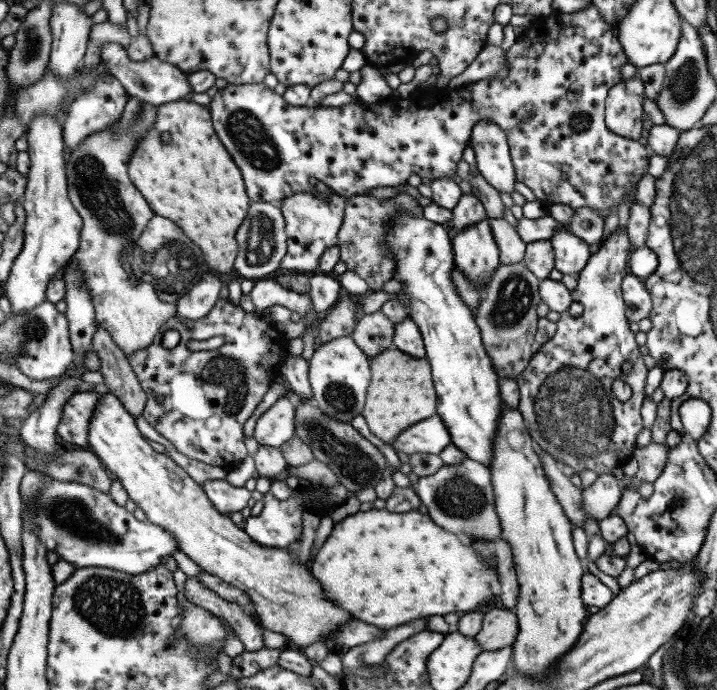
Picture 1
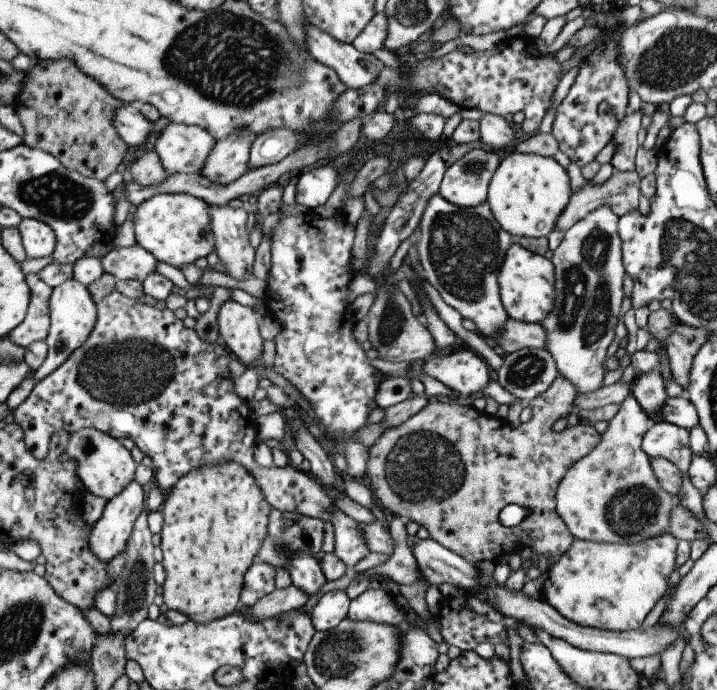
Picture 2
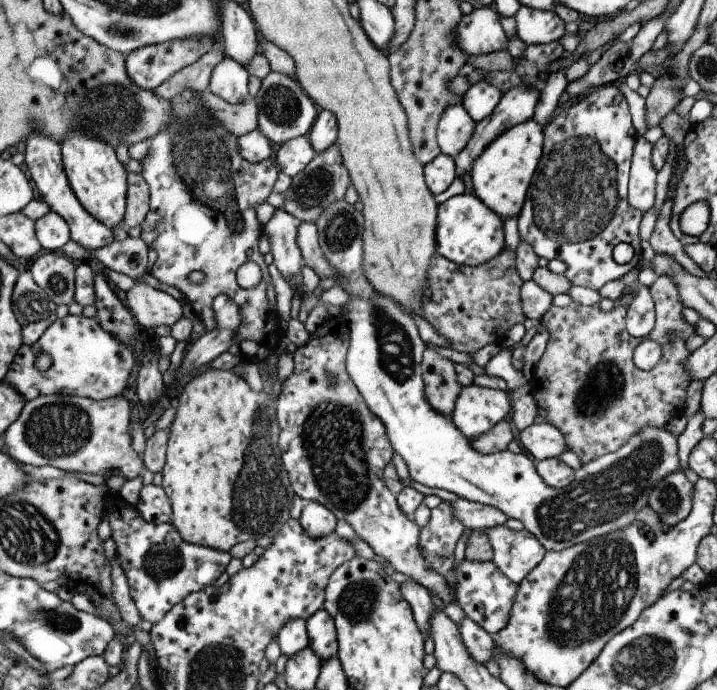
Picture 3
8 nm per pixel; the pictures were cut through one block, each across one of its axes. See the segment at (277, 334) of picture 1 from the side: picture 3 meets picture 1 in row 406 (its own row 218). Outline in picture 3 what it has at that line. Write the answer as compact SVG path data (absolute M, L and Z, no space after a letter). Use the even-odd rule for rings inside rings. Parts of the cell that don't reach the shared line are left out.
M181 93L180 95L171 99L171 103L173 108L171 122L154 138L149 140L150 154L148 154L148 157L144 158L143 160L140 160L143 164L143 171L141 172L141 175L144 177L144 180L146 180L149 186L149 211L148 214L144 217L142 224L140 224L140 238L149 247L154 248L158 254L156 262L154 262L154 265L149 270L149 274L154 276L156 280L159 280L159 282L163 282L164 284L168 284L168 286L174 286L178 288L178 290L184 294L186 300L190 300L188 304L190 304L196 316L198 316L204 323L206 332L210 332L212 328L217 326L215 312L213 309L213 300L218 295L230 296L234 302L238 303L238 306L241 310L241 325L237 330L237 334L235 335L235 343L238 344L242 357L246 358L246 360L264 361L272 353L276 352L277 345L282 339L284 339L284 336L282 334L282 329L279 327L278 316L276 316L276 313L270 306L268 301L268 294L266 293L266 288L268 288L268 285L271 282L271 278L268 274L268 265L266 265L264 257L262 257L262 254L258 249L258 241L263 234L263 226L260 222L258 222L258 218L256 218L255 208L266 202L268 195L274 186L274 182L276 182L276 178L278 178L278 168L276 168L276 166L274 166L274 162L269 159L264 159L257 163L251 163L247 160L244 160L244 157L240 156L239 153L239 144L237 140L238 137L228 134L226 129L201 106L198 93ZM248 261L256 261L258 263L258 266L260 266L262 271L262 282L260 282L260 284L254 288L243 289L237 283L237 270L240 268L240 266L242 266L244 263L247 263ZM194 270L198 270L198 272L204 272L205 279L201 284L196 285L188 281L188 274L190 274L190 272L194 272Z

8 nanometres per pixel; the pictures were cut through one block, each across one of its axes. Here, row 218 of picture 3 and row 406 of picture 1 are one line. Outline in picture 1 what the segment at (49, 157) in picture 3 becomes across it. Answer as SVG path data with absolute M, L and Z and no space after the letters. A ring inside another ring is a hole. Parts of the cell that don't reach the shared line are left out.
M76 391L66 404L63 404L62 416L57 433L66 442L85 446L88 443L89 424L99 401L96 391Z

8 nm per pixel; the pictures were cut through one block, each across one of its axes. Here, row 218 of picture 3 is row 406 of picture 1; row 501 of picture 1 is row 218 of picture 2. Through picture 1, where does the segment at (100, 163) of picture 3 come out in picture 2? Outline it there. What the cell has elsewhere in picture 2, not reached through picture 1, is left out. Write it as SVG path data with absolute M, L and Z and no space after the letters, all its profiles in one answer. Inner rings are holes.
M159 193L136 206L133 211L136 243L150 252L154 259L180 269L205 258L215 250L211 232L209 206L200 198L185 193Z

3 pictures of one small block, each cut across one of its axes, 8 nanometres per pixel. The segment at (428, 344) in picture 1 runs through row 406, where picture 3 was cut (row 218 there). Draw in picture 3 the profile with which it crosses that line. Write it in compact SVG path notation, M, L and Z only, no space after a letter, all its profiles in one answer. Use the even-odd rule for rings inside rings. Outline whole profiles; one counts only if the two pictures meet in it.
M475 194L452 196L437 208L437 252L460 266L483 265L505 250L503 221L501 216L488 208Z

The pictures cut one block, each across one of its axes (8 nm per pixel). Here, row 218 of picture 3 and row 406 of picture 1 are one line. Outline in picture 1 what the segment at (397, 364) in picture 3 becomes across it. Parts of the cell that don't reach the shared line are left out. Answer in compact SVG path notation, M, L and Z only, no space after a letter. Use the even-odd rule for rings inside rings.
M341 336L318 344L309 361L312 400L326 416L338 422L350 423L353 418L362 414L371 374L371 358L356 346L351 336Z

